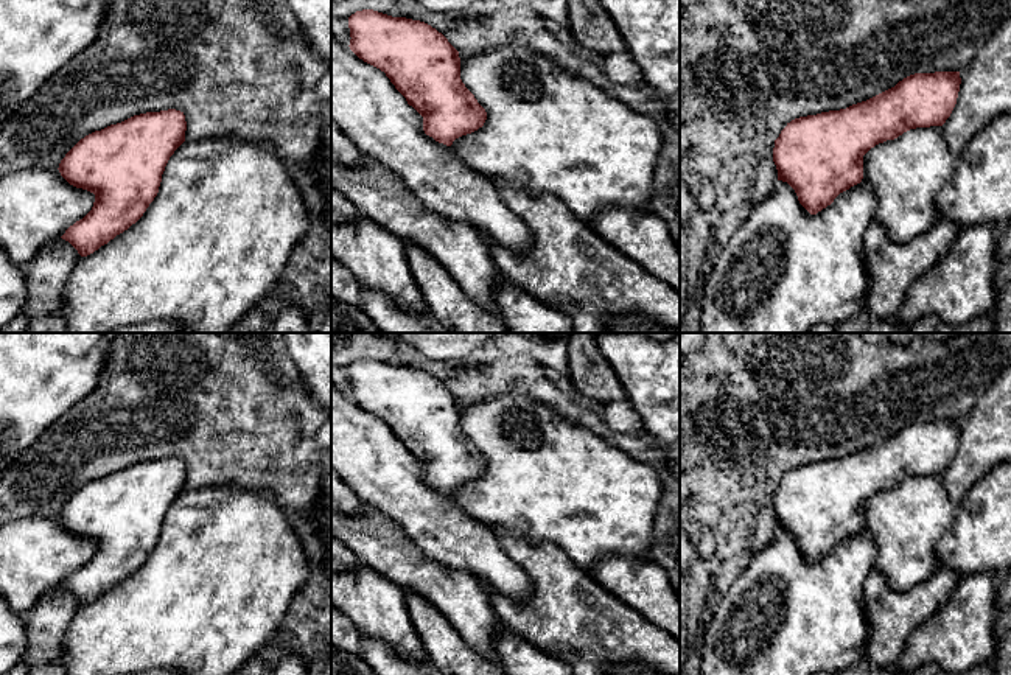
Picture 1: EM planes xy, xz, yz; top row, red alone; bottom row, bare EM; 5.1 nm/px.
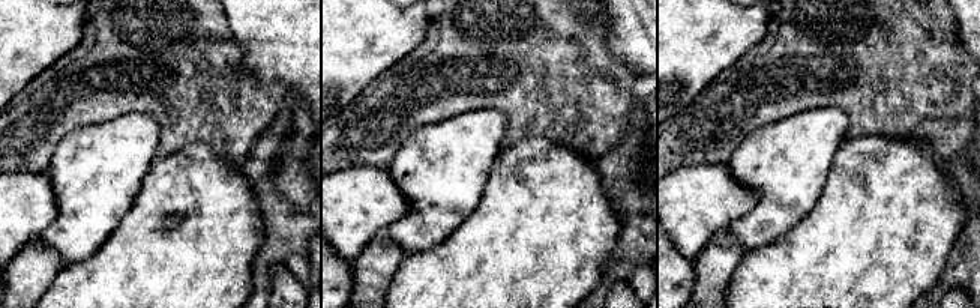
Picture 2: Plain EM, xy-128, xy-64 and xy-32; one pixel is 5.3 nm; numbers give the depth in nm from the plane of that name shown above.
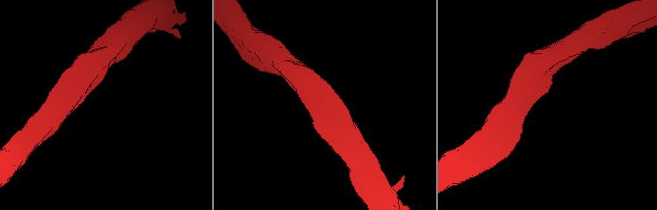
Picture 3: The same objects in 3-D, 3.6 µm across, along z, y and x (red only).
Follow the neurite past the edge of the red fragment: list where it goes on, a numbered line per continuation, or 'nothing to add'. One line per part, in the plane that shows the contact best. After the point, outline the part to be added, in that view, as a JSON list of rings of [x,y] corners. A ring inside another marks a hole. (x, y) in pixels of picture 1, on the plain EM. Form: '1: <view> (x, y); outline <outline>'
nothing to add

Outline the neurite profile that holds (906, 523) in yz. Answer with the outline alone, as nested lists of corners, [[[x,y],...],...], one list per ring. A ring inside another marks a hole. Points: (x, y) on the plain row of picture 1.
[[[943,474],[916,476],[894,488],[876,493],[863,504],[863,527],[877,547],[876,569],[896,591],[929,580],[938,569],[936,543],[953,524],[958,504],[944,485]]]

